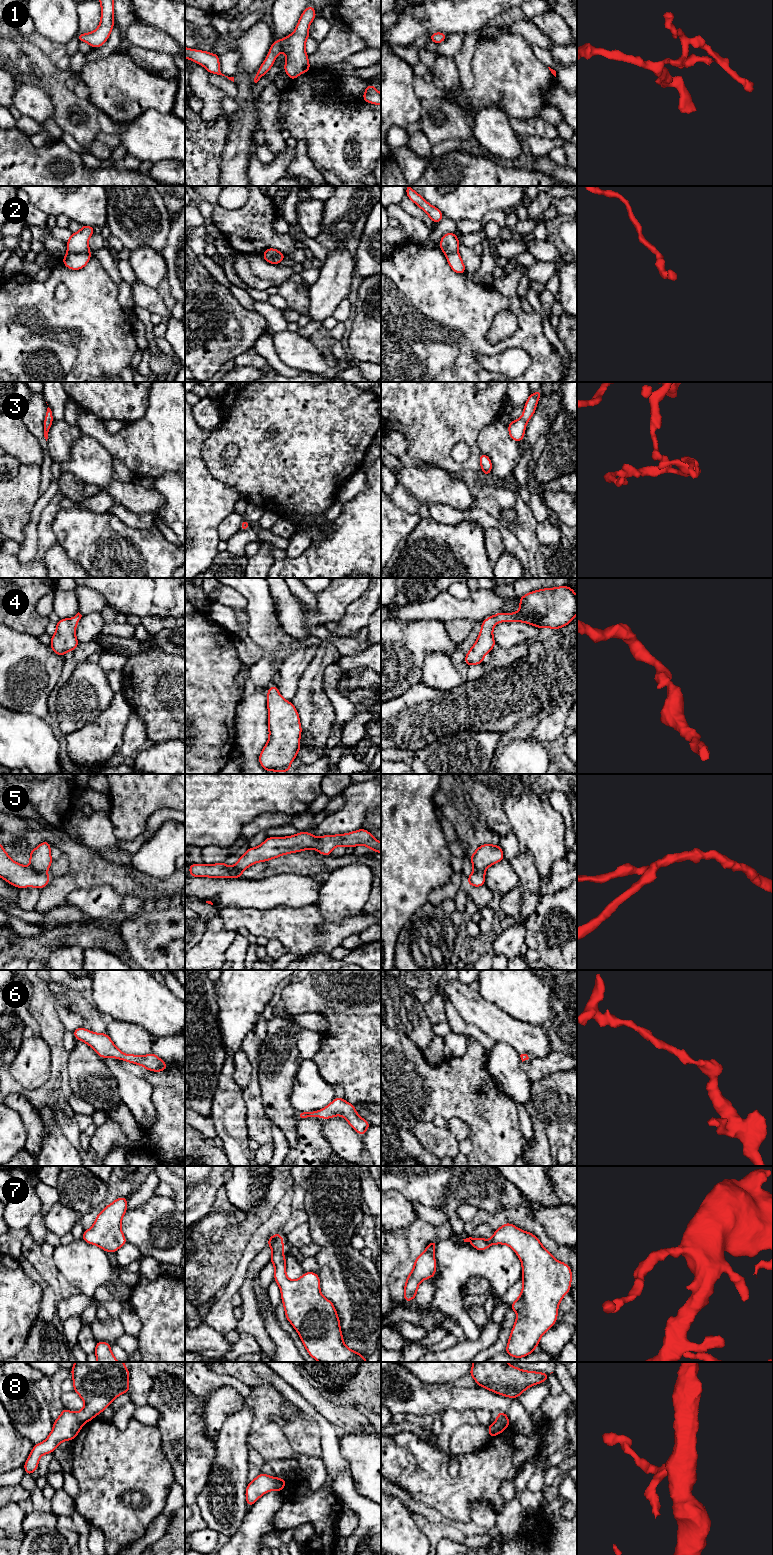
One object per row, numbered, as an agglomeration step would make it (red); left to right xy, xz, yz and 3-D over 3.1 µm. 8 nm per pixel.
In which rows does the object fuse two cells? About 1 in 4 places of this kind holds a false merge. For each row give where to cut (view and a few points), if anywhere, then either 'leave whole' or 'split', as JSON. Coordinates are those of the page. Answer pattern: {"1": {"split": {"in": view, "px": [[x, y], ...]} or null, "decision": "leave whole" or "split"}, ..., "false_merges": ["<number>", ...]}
{"1": {"split": null, "decision": "leave whole"}, "2": {"split": null, "decision": "leave whole"}, "3": {"split": null, "decision": "leave whole"}, "4": {"split": null, "decision": "leave whole"}, "5": {"split": {"in": "xy", "px": [[30, 867], [45, 872]]}, "decision": "split"}, "6": {"split": null, "decision": "leave whole"}, "7": {"split": null, "decision": "leave whole"}, "8": {"split": {"in": "xz", "px": [[274, 1478], [276, 1489]]}, "decision": "split"}, "false_merges": ["5", "8"]}

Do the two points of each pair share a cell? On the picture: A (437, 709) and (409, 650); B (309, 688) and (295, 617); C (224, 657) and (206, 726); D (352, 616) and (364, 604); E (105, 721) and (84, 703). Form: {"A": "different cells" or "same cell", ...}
{"A": "different cells", "B": "different cells", "C": "same cell", "D": "same cell", "E": "different cells"}

